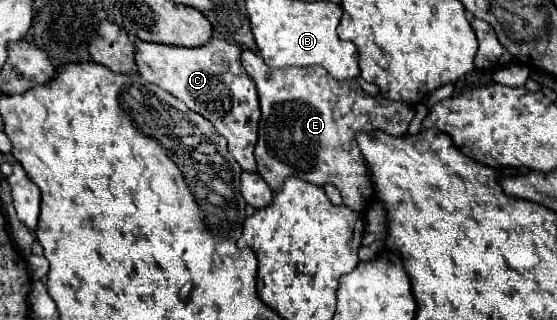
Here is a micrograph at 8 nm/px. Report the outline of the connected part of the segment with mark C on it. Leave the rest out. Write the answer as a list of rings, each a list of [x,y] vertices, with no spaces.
[[[134,38],[134,62],[138,74],[168,90],[182,100],[190,110],[208,118],[216,130],[228,140],[228,150],[246,172],[258,172],[254,160],[254,146],[260,122],[260,104],[254,80],[240,64],[242,48],[234,42],[210,38],[204,46],[184,48],[170,44],[152,44]]]

